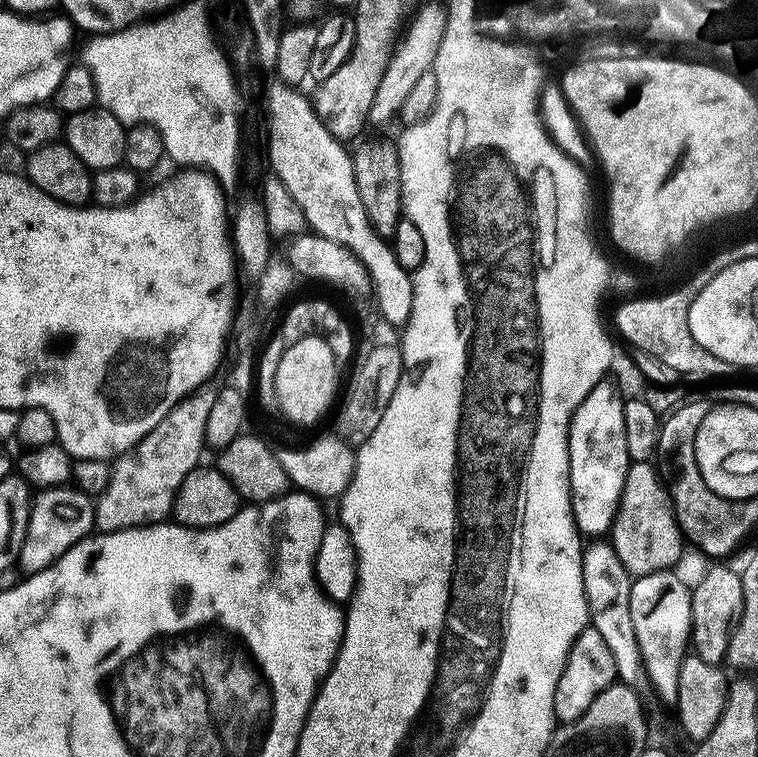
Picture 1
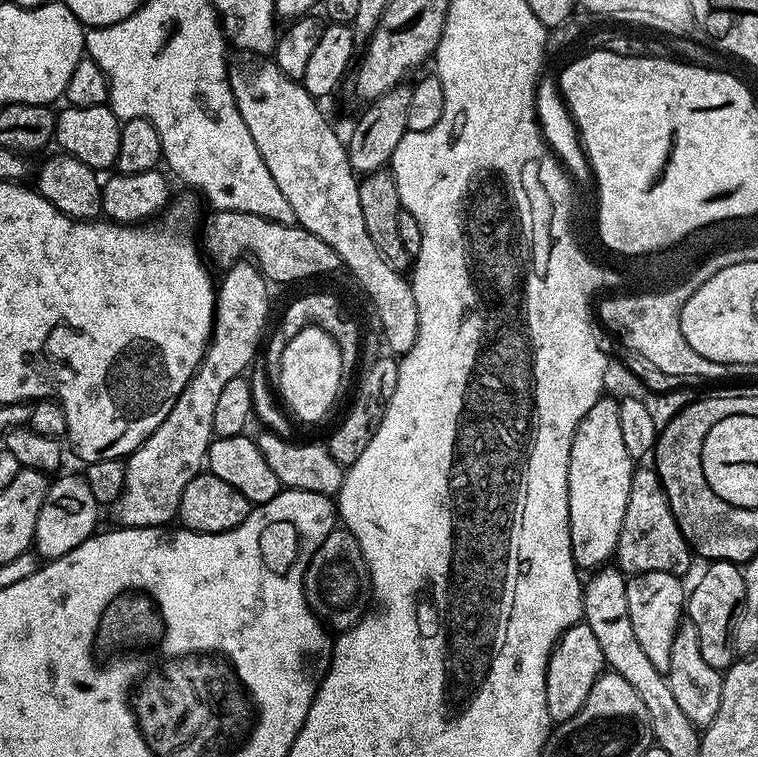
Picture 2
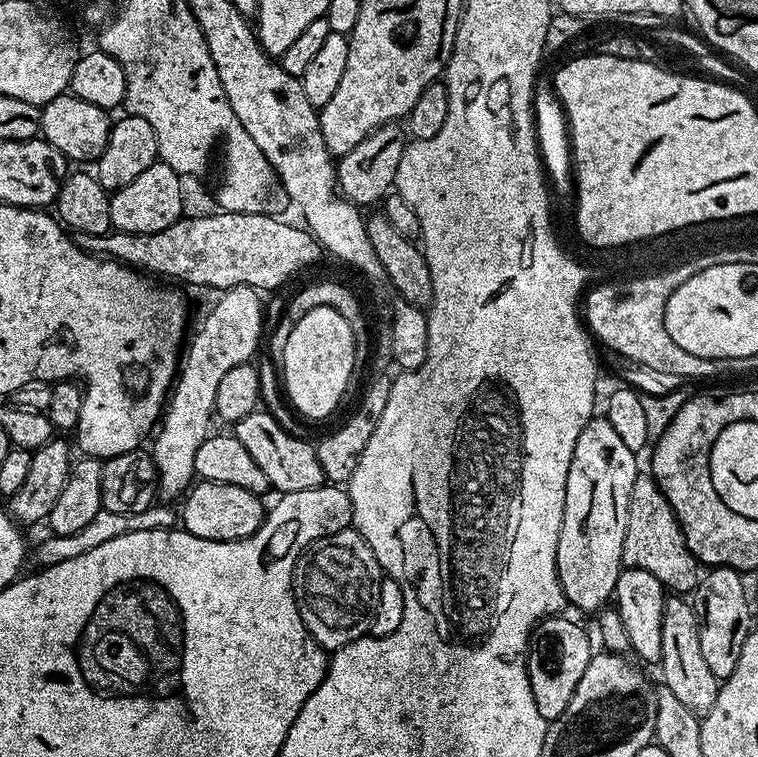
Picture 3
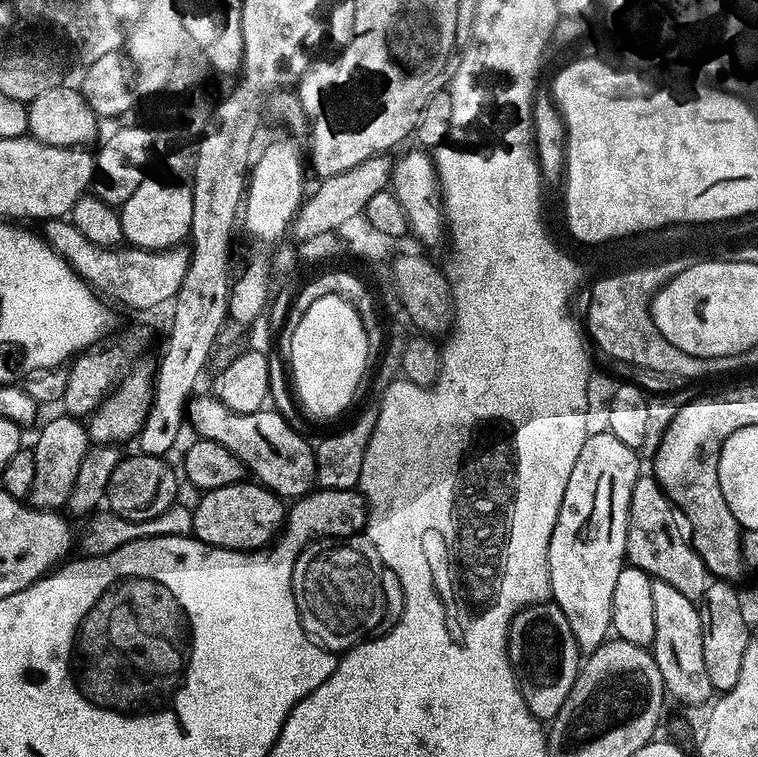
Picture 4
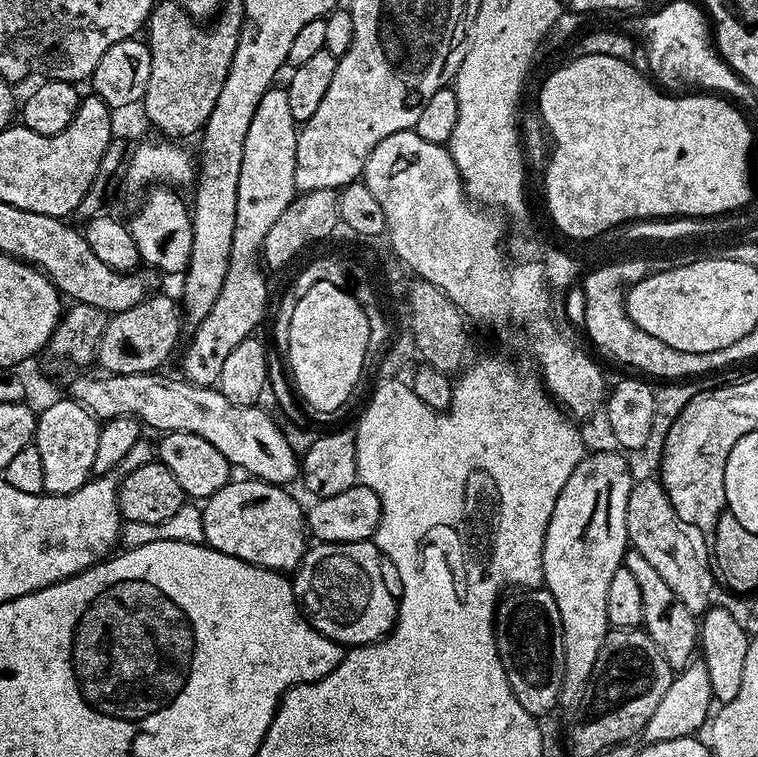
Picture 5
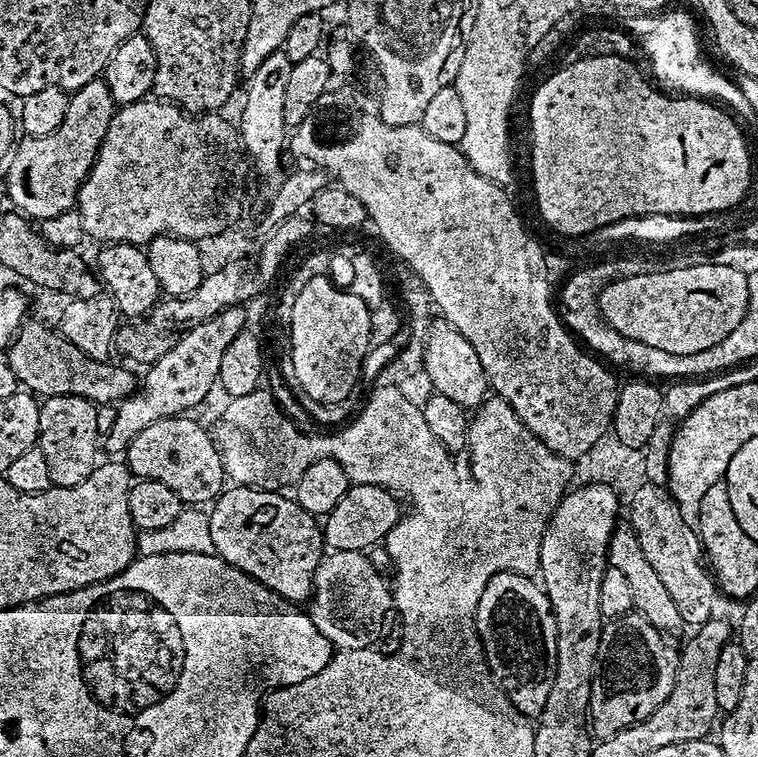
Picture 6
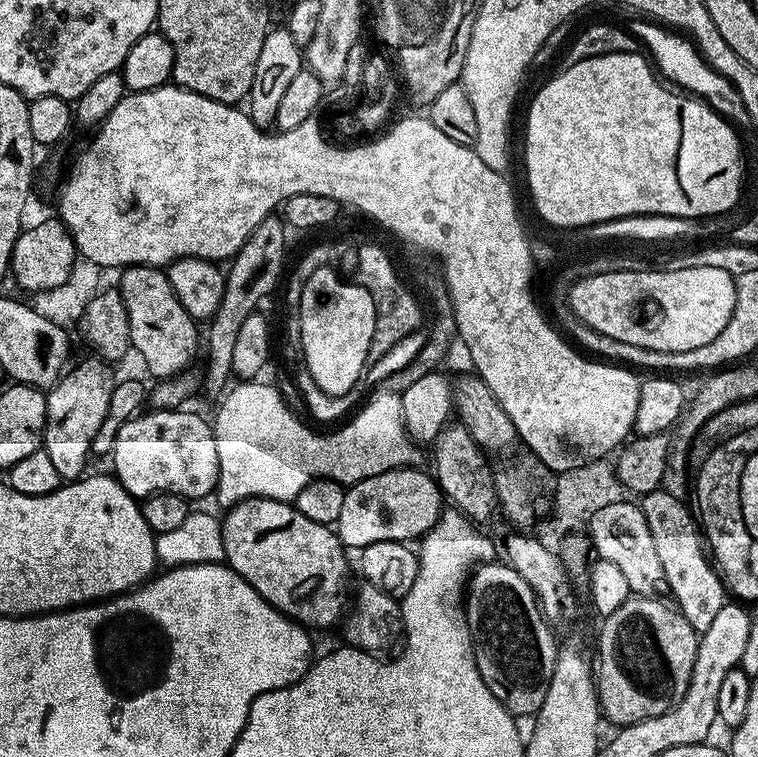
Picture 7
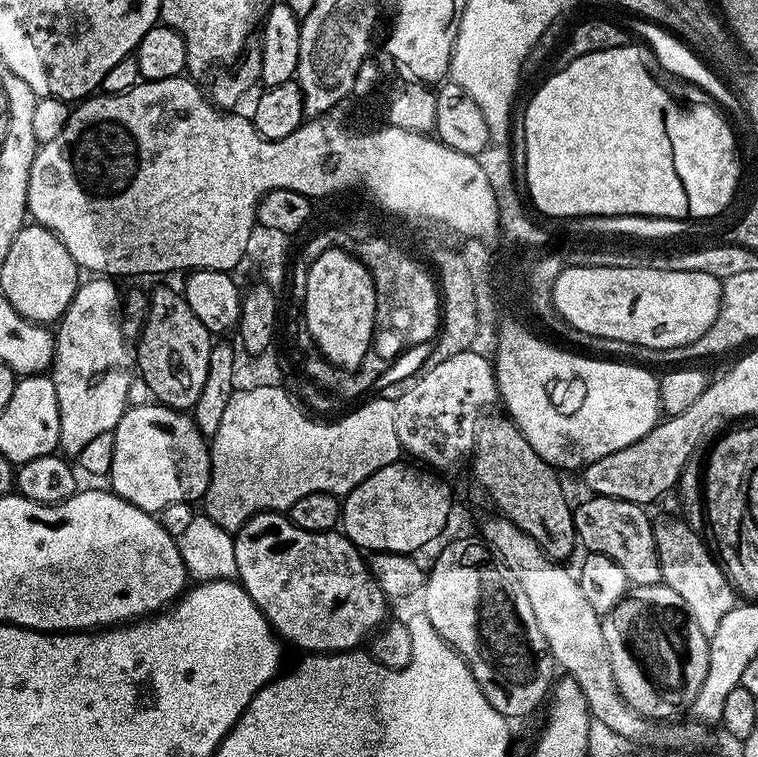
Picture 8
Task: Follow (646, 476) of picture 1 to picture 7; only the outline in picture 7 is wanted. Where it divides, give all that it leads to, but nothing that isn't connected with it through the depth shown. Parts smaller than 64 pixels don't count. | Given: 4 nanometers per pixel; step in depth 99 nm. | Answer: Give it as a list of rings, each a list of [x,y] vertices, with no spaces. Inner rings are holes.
[[[663,490],[643,493],[639,505],[644,512],[646,526],[650,526],[650,535],[654,538],[654,547],[666,573],[668,592],[675,607],[680,609],[696,633],[710,630],[710,622],[714,622],[718,610],[722,610],[726,602],[726,589],[713,561],[706,555],[706,544],[693,509],[689,505],[688,509],[684,500]]]

